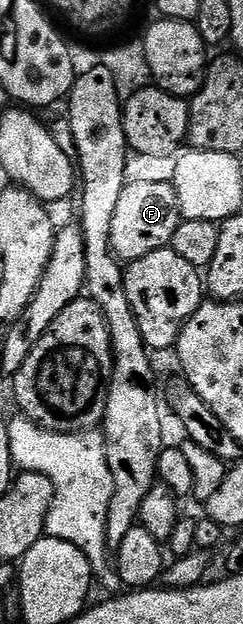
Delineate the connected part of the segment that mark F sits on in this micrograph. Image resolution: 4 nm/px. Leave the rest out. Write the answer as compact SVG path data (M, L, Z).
M137 180L126 183L123 194L119 194L119 206L115 206L115 218L111 222L111 246L117 259L122 262L138 260L155 250L172 245L175 230L182 222L177 195L172 183L161 180Z

